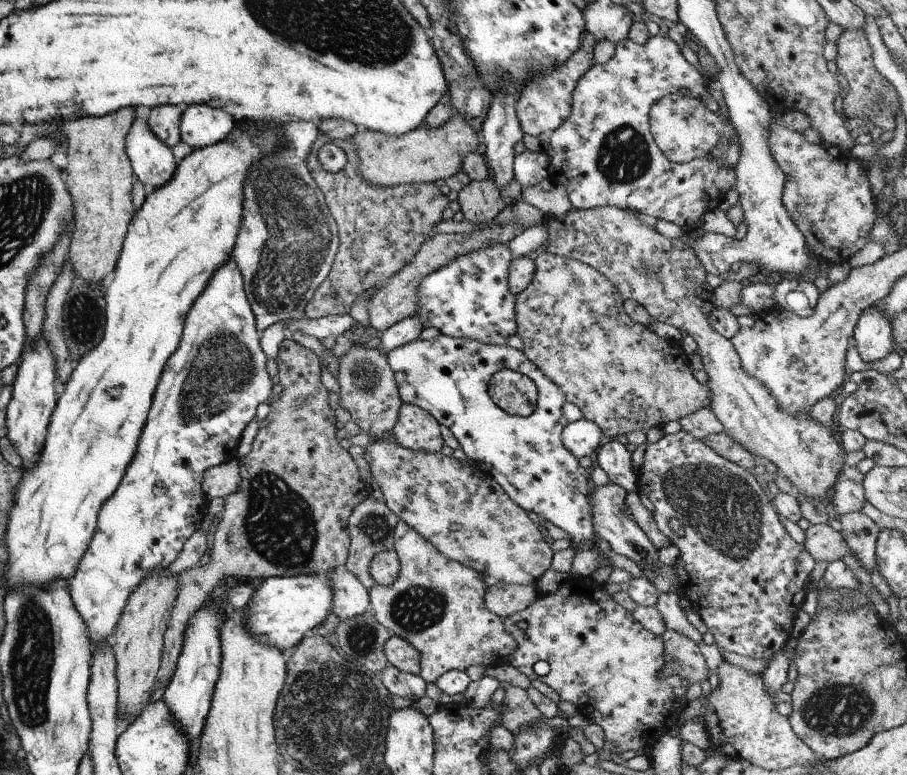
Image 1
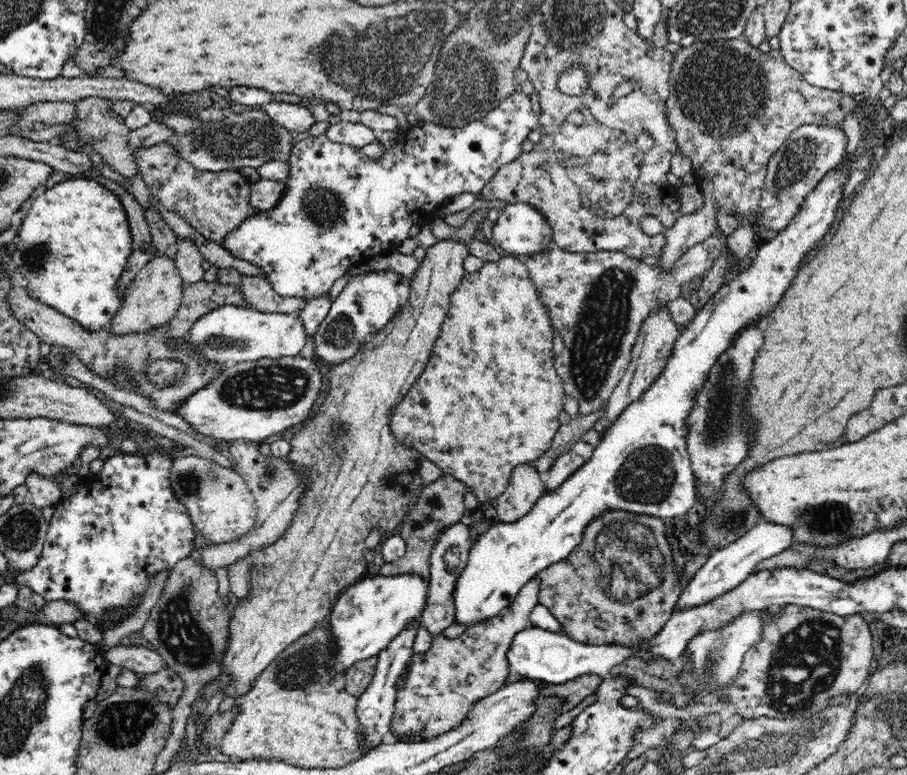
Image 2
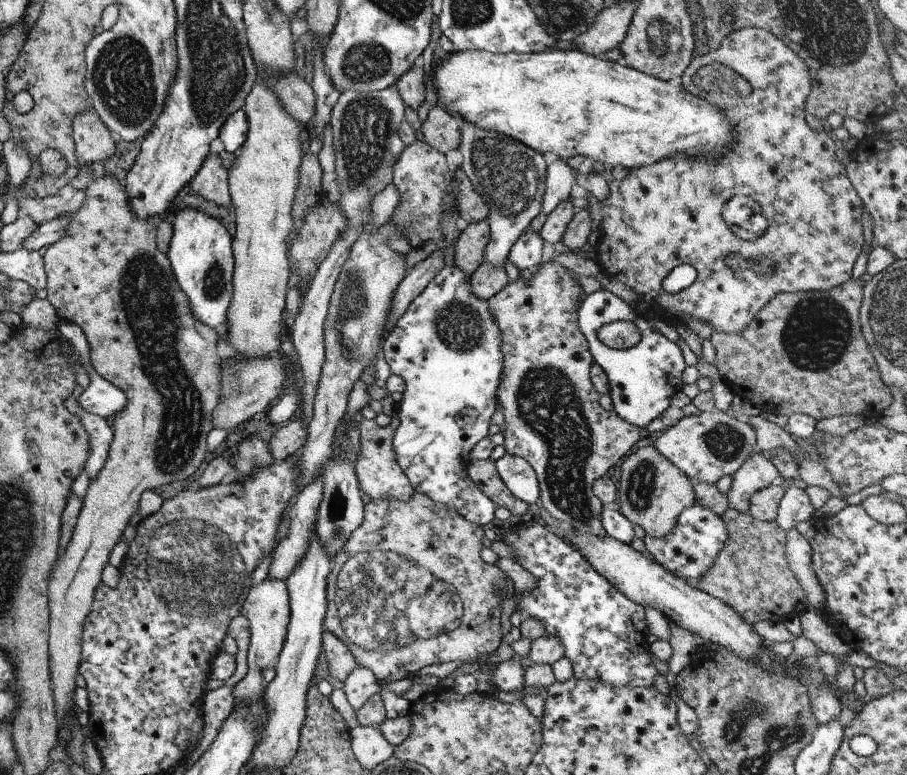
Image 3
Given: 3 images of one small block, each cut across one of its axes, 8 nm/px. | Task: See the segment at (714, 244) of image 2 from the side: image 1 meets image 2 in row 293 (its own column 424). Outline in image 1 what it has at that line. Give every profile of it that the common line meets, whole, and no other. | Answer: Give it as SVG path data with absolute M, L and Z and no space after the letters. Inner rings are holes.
M401 519L397 520L392 530L392 549L399 562L397 578L389 585L374 584L368 590L370 609L379 624L382 624L391 635L405 639L420 658L419 676L424 682L434 682L449 670L464 671L467 666L489 666L497 658L507 658L514 651L515 640L503 628L501 617L485 608L485 588L491 582L485 582L485 575L471 570L459 562L447 560L439 554L427 540L409 528Z

